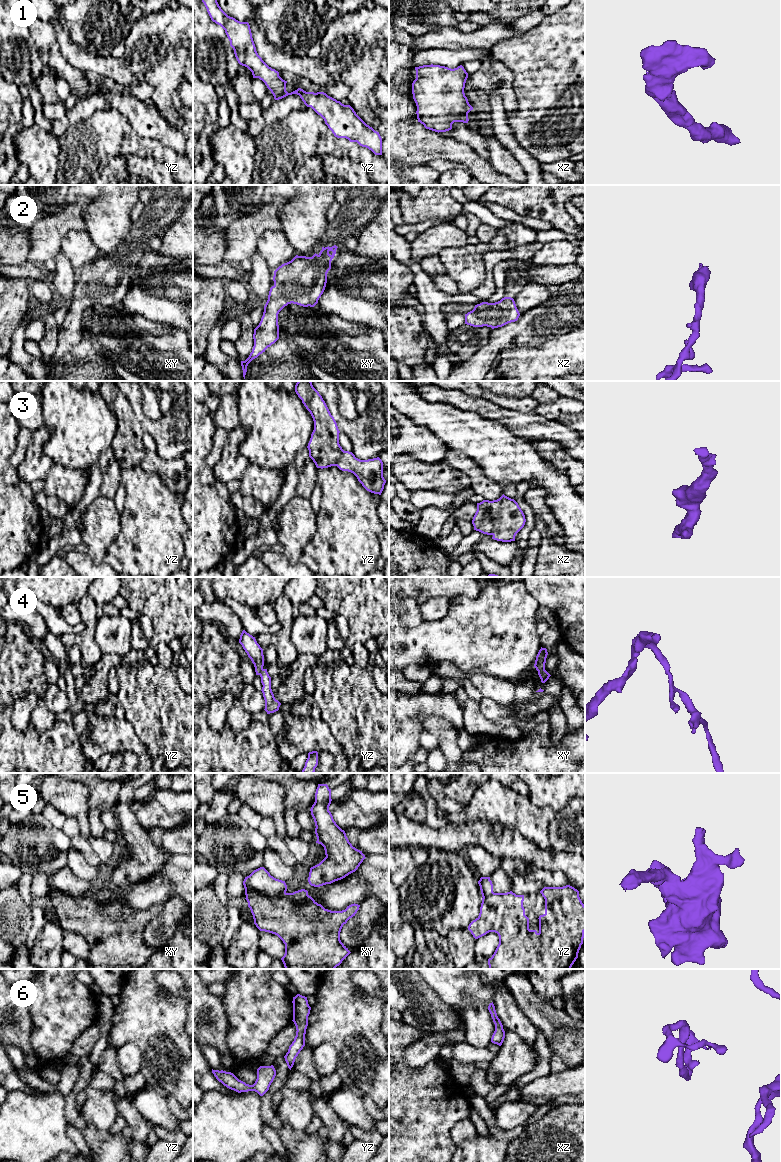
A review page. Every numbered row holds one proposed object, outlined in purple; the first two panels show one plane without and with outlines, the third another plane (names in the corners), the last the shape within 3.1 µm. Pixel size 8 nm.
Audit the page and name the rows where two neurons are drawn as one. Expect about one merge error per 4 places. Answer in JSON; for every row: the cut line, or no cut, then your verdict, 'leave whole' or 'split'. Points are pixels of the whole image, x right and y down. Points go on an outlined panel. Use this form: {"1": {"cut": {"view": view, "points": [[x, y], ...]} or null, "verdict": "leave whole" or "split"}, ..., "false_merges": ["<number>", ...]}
{"1": {"cut": null, "verdict": "leave whole"}, "2": {"cut": null, "verdict": "leave whole"}, "3": {"cut": null, "verdict": "leave whole"}, "4": {"cut": null, "verdict": "leave whole"}, "5": {"cut": {"view": "xy", "points": [[246, 877], [247, 883], [253, 889], [270, 895], [285, 893]]}, "verdict": "split"}, "6": {"cut": null, "verdict": "leave whole"}, "false_merges": ["5"]}

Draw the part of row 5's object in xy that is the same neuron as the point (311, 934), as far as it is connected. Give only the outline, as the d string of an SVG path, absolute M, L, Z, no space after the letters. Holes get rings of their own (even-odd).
M247 877L243 885L256 927L277 935L285 944L285 954L281 958L285 969L335 969L351 953L341 942L340 932L343 925L355 916L360 905L354 903L345 910L331 911L318 904L305 889L270 896L253 890Z

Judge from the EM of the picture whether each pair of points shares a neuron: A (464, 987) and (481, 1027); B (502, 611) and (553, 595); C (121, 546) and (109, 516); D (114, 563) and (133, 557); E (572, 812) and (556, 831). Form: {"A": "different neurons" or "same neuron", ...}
{"A": "same neuron", "B": "different neurons", "C": "different neurons", "D": "different neurons", "E": "same neuron"}

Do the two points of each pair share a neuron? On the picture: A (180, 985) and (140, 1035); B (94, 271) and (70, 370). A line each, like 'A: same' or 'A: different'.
A: different
B: different

